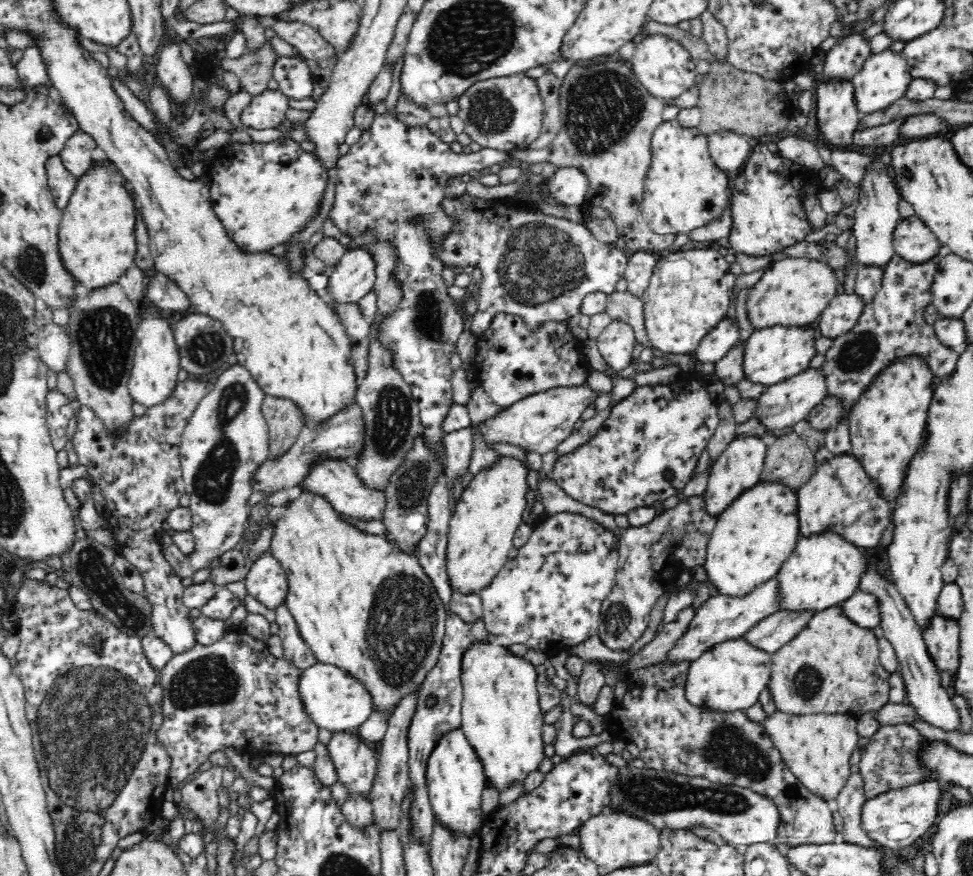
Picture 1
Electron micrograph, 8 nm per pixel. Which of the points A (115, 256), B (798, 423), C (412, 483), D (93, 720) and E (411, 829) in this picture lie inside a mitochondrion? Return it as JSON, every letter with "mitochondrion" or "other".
{"A":"other","B":"other","C":"mitochondrion","D":"mitochondrion","E":"other"}

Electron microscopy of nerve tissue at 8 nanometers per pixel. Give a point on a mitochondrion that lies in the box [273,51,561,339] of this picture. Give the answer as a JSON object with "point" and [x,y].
{"point":[490,113]}

